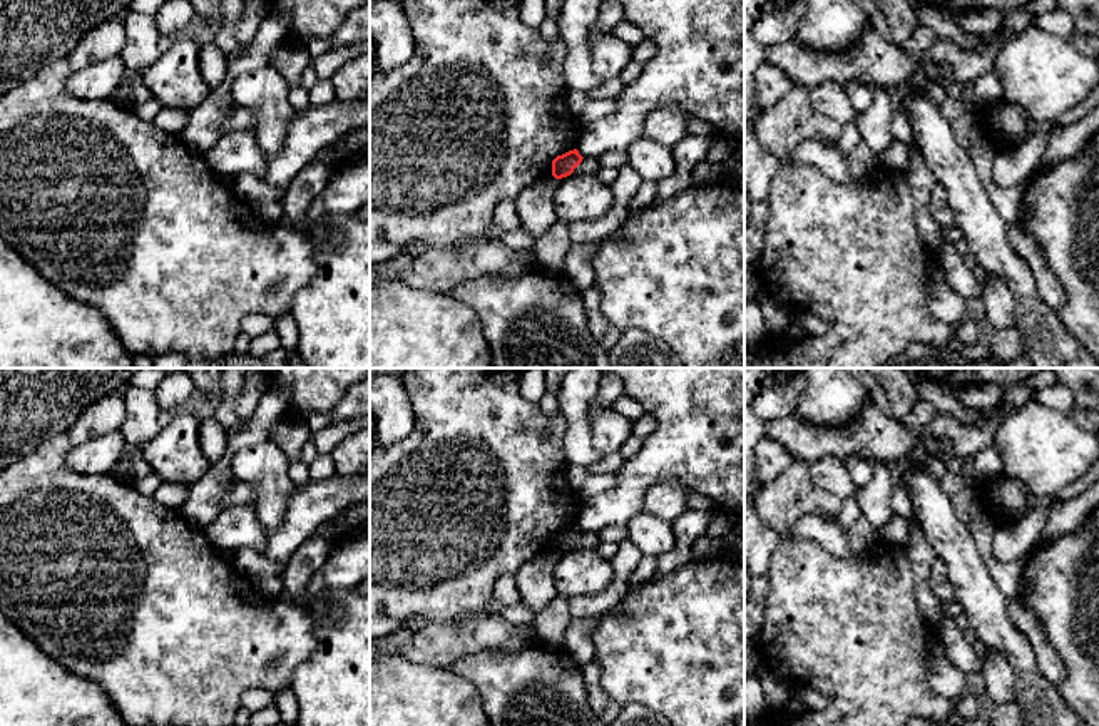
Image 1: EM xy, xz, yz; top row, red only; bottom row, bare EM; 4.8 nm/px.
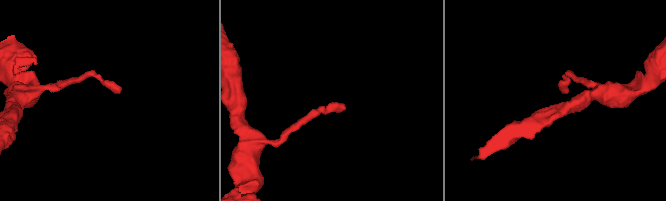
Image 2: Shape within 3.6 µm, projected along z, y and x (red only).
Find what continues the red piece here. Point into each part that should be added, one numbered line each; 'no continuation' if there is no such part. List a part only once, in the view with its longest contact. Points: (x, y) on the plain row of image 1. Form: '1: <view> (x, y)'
no continuation

